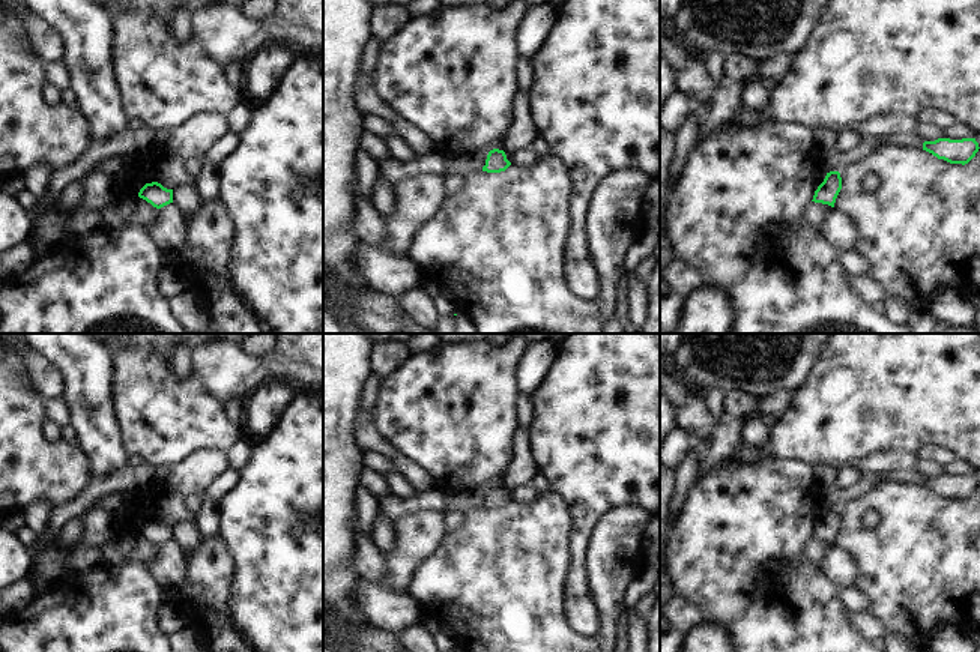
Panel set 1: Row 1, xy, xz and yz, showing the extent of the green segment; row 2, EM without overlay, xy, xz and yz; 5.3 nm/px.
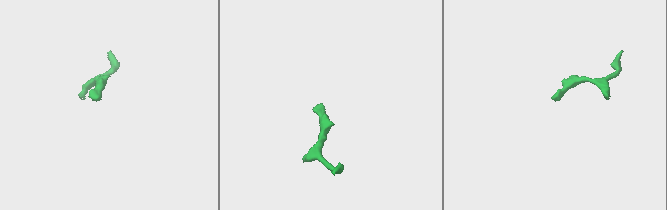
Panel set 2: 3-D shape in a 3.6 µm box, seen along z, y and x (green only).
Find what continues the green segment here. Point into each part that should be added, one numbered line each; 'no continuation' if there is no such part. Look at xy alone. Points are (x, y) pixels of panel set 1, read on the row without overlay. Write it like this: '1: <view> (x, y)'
no continuation

